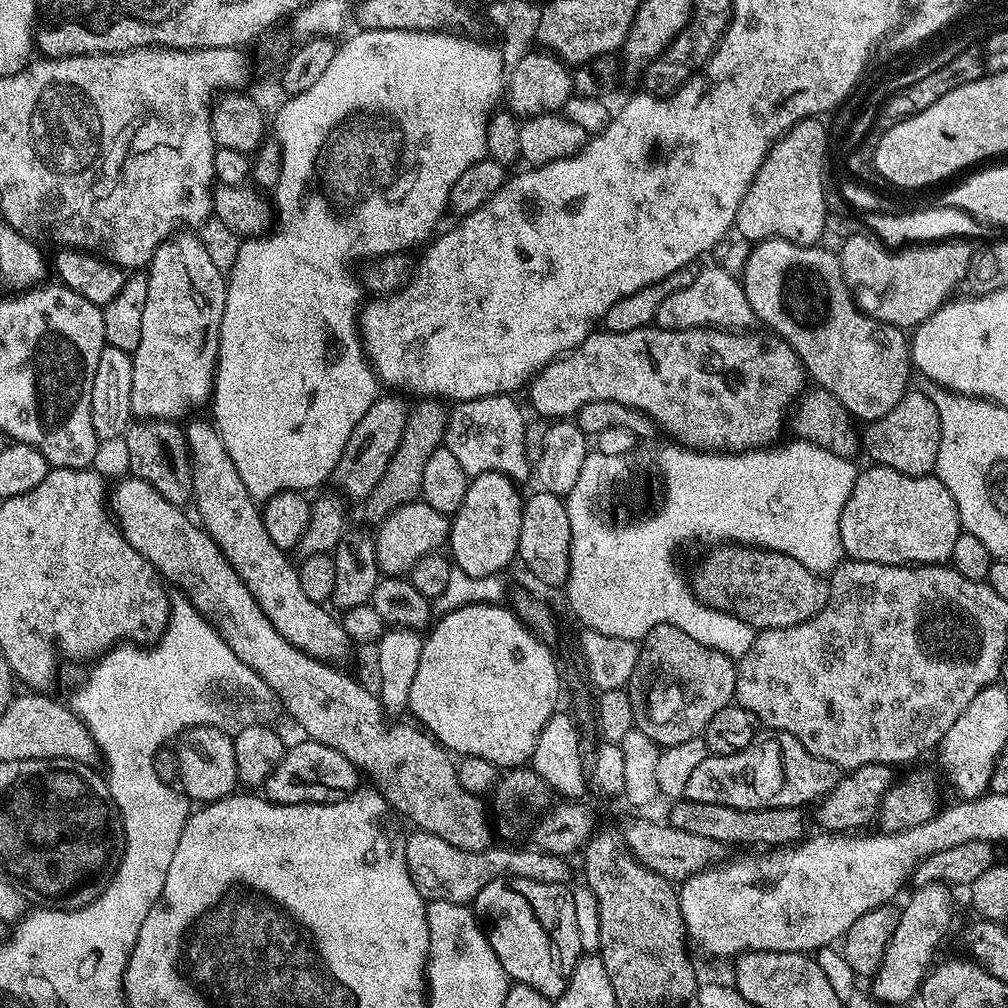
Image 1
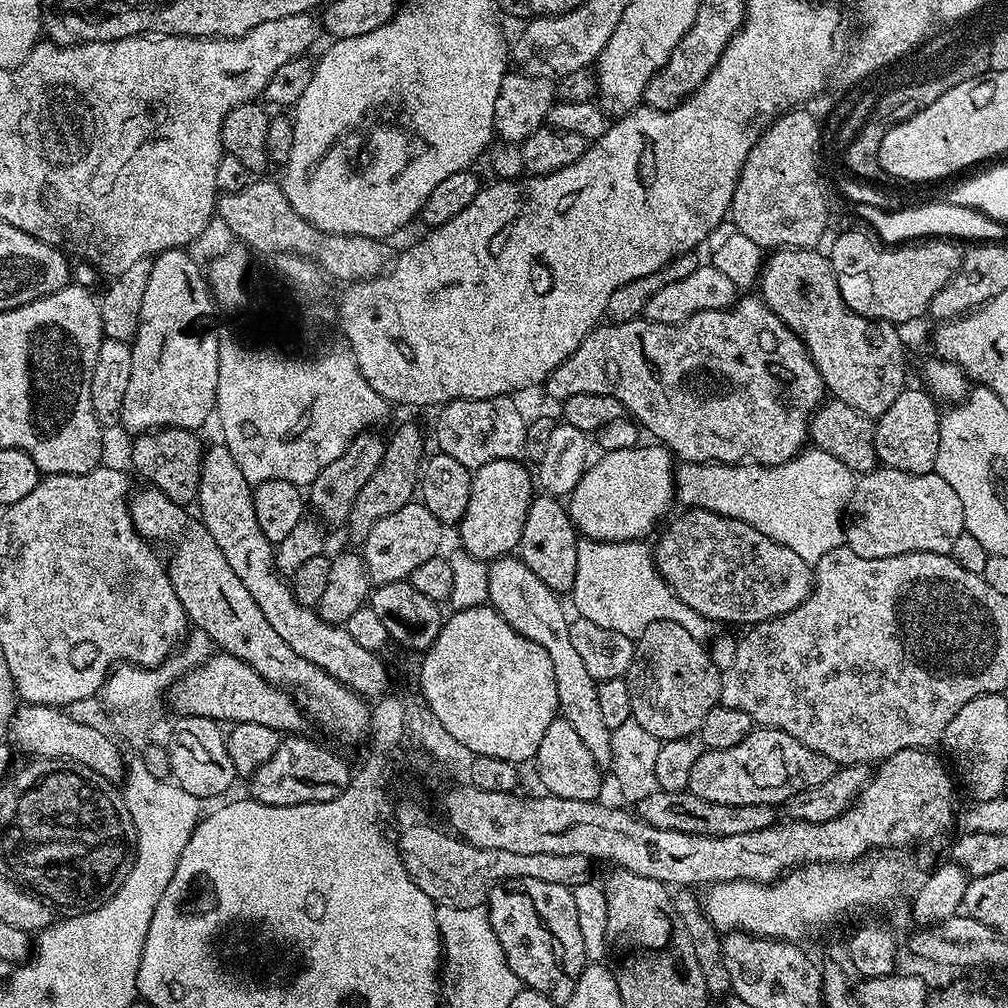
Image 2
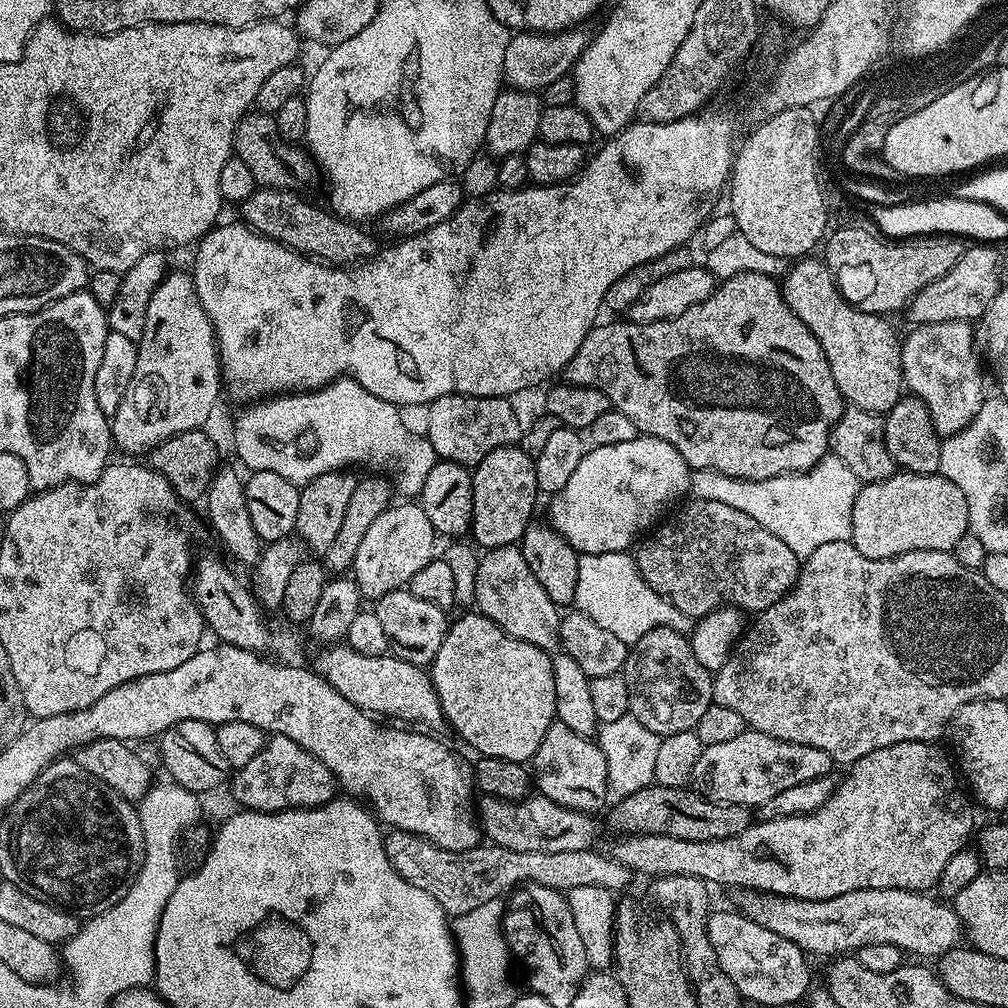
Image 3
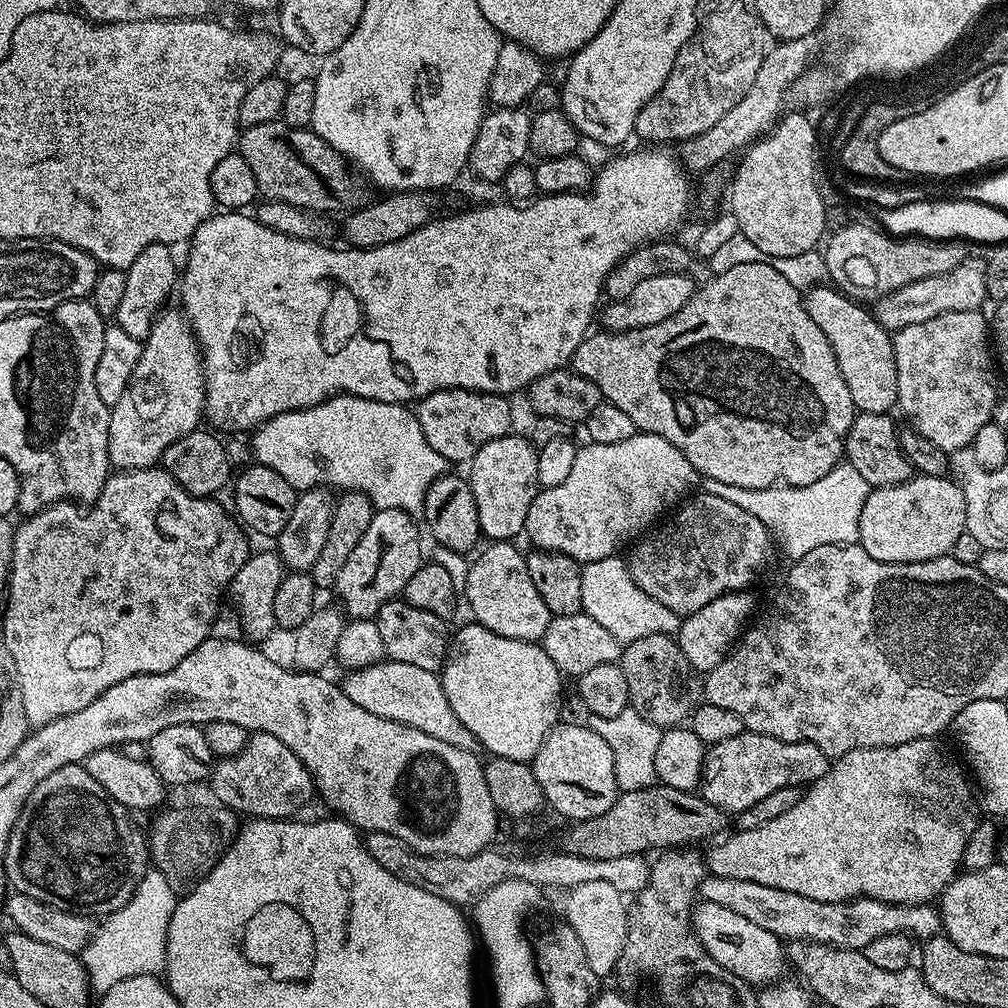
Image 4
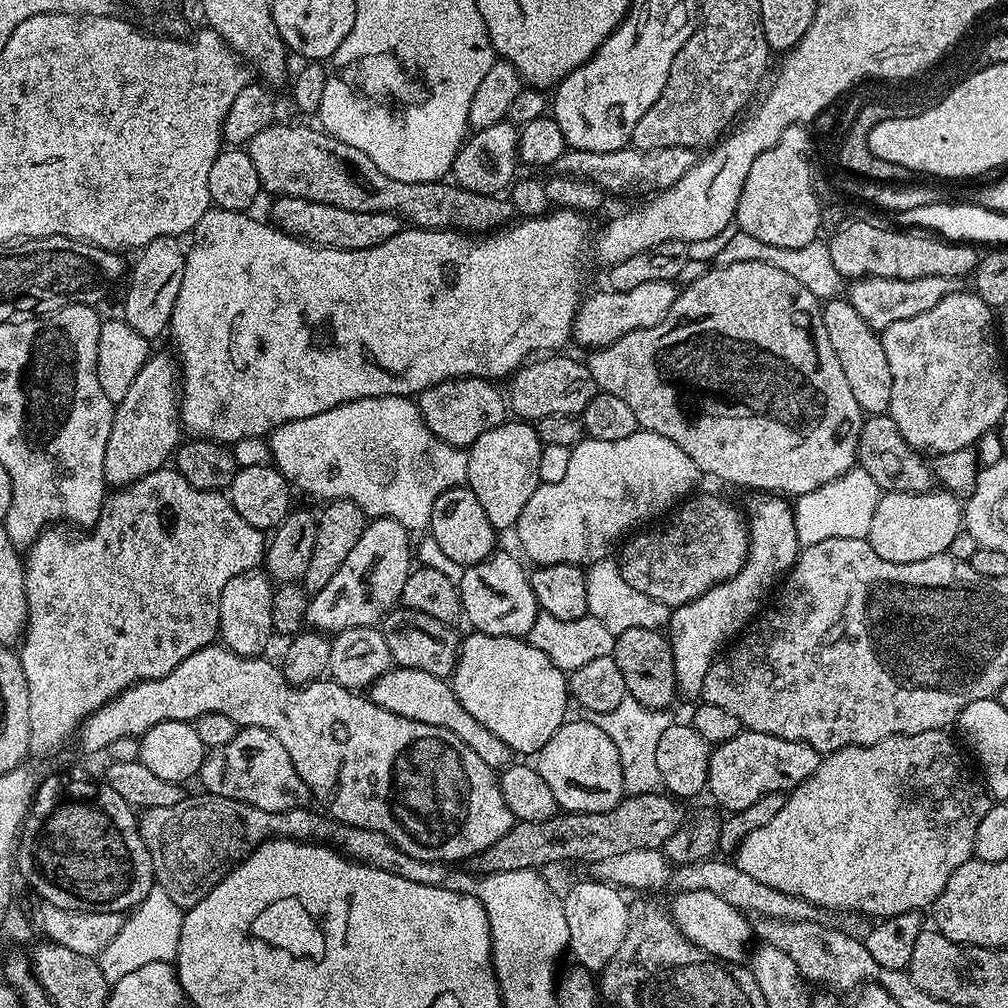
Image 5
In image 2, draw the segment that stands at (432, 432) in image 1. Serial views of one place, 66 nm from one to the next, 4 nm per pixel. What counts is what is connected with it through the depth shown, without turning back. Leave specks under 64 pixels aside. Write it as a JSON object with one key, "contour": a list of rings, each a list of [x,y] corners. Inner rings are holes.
{"contour":[[[404,424],[392,437],[390,435],[387,437],[382,462],[378,470],[374,470],[372,477],[366,478],[366,486],[362,486],[358,498],[354,498],[354,506],[348,515],[346,531],[349,538],[356,543],[353,545],[363,545],[370,530],[374,530],[374,522],[386,518],[386,514],[394,510],[402,510],[402,506],[413,503],[425,459],[424,436],[420,433],[418,425]]]}

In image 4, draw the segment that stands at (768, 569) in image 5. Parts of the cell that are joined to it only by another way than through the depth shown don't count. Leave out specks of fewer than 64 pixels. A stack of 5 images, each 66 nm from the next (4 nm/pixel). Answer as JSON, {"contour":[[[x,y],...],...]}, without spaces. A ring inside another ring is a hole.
{"contour":[[[748,590],[726,592],[714,598],[714,602],[702,606],[702,610],[681,619],[678,643],[684,655],[685,665],[691,671],[693,668],[694,671],[700,672],[699,674],[706,674],[723,662],[724,657],[737,643],[738,637],[745,631],[746,625],[753,619],[752,611],[755,610],[756,604],[752,601],[752,594]]]}

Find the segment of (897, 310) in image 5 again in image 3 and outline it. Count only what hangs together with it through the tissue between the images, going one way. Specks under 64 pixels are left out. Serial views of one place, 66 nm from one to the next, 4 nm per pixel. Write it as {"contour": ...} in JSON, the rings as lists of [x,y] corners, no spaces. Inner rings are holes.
{"contour":[[[984,242],[965,247],[962,258],[945,276],[930,282],[906,305],[909,325],[933,324],[934,322],[979,321],[982,314],[994,302],[1002,287],[1000,279],[1000,252]]]}

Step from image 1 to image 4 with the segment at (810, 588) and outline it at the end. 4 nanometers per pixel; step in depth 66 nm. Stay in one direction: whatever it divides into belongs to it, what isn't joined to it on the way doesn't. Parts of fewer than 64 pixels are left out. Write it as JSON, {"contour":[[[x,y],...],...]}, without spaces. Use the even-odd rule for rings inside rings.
{"contour":[[[701,491],[699,495],[685,499],[667,519],[657,523],[647,534],[641,535],[631,545],[632,553],[626,556],[628,573],[630,578],[634,578],[638,590],[650,594],[654,602],[662,602],[666,610],[674,610],[682,618],[702,610],[702,606],[714,602],[714,598],[726,592],[751,589],[756,575],[767,566],[768,555],[774,545],[767,526],[758,522],[754,514],[742,510],[742,506],[726,502],[726,498],[718,498],[718,494]]]}

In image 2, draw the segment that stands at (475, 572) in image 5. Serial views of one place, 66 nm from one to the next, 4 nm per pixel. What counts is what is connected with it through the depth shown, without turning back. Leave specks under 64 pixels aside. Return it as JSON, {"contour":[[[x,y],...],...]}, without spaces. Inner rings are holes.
{"contour":[[[509,554],[489,563],[488,598],[489,605],[510,623],[512,629],[542,646],[546,654],[549,654],[558,693],[557,711],[561,719],[570,722],[570,726],[577,731],[578,738],[582,738],[586,750],[593,755],[595,764],[601,770],[609,769],[613,760],[613,750],[610,747],[611,729],[602,721],[596,681],[583,665],[578,650],[570,642],[571,621],[564,612],[561,597],[539,581],[538,576],[518,556]]]}

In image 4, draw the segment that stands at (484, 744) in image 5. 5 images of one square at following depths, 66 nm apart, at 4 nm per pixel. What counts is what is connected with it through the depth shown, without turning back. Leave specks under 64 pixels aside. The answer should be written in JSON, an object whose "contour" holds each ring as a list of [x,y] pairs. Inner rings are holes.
{"contour":[[[385,658],[378,664],[353,668],[345,676],[348,677],[342,680],[342,687],[346,698],[362,706],[362,710],[370,710],[370,714],[378,714],[378,718],[390,718],[394,722],[414,726],[414,730],[423,730],[442,742],[450,742],[450,746],[458,746],[470,753],[477,751],[478,741],[450,708],[446,690],[437,673]]]}

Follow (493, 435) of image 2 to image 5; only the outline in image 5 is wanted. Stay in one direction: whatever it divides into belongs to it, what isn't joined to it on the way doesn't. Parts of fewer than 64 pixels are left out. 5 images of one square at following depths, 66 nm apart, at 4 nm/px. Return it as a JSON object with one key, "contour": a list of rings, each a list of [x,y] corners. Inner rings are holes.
{"contour":[[[473,376],[447,380],[420,393],[420,413],[424,415],[429,428],[438,430],[438,435],[445,444],[467,449],[475,440],[482,438],[486,430],[494,430],[494,426],[503,424],[506,419],[506,396],[501,389],[499,392],[496,388],[499,387],[493,381],[479,380]]]}

